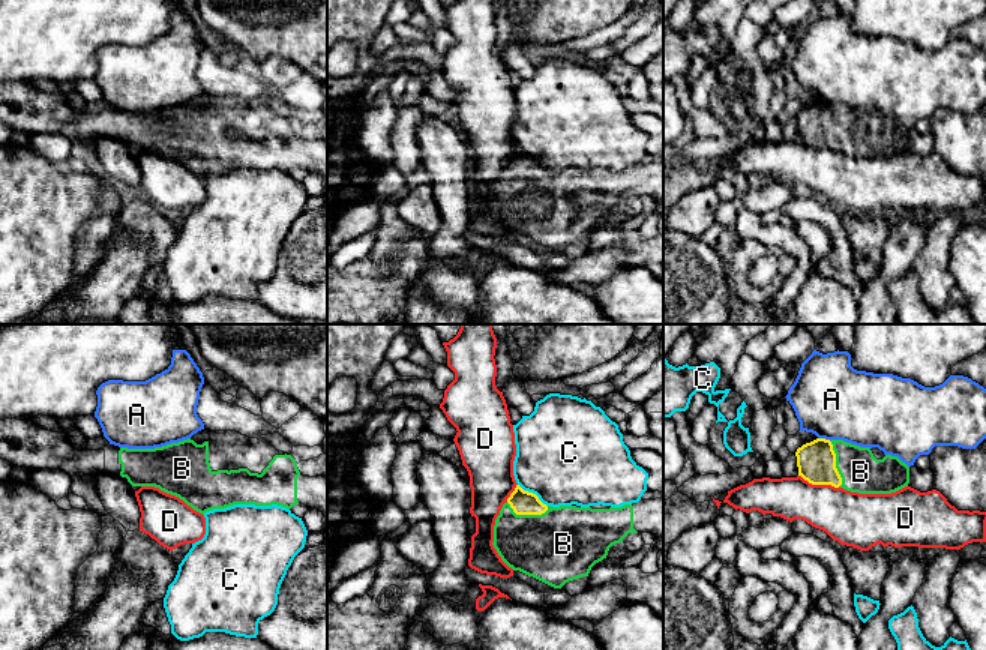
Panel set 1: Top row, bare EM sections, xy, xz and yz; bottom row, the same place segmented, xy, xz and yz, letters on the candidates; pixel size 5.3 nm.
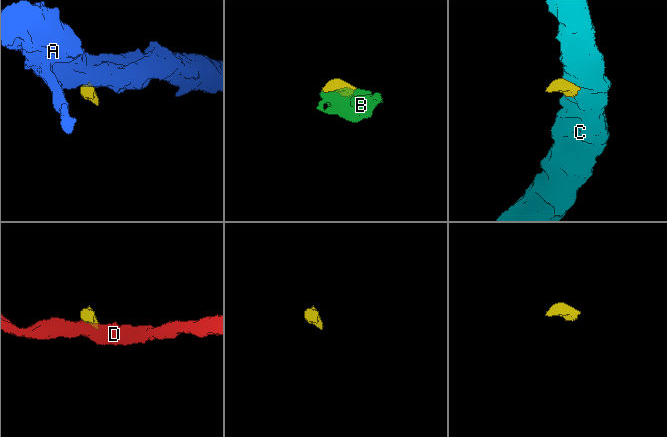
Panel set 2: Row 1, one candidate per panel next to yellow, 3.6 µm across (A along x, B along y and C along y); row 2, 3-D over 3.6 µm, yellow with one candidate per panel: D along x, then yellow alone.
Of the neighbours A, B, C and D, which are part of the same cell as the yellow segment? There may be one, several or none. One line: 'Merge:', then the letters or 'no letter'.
Merge: B

